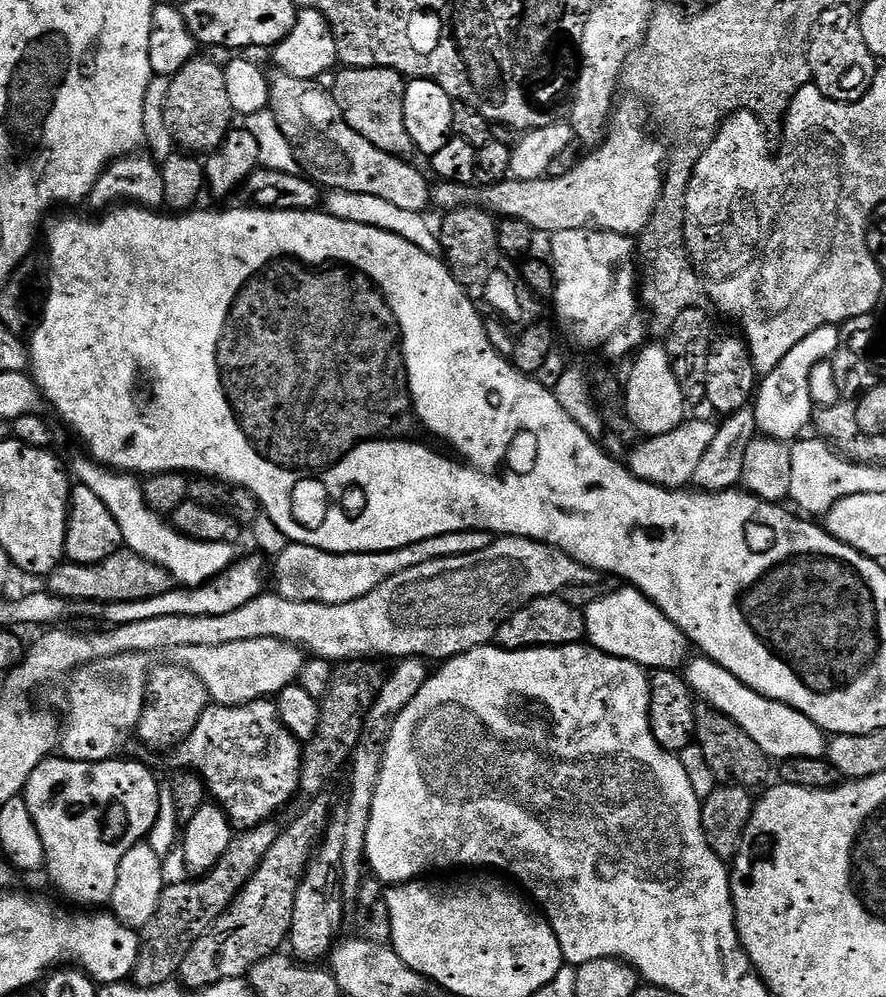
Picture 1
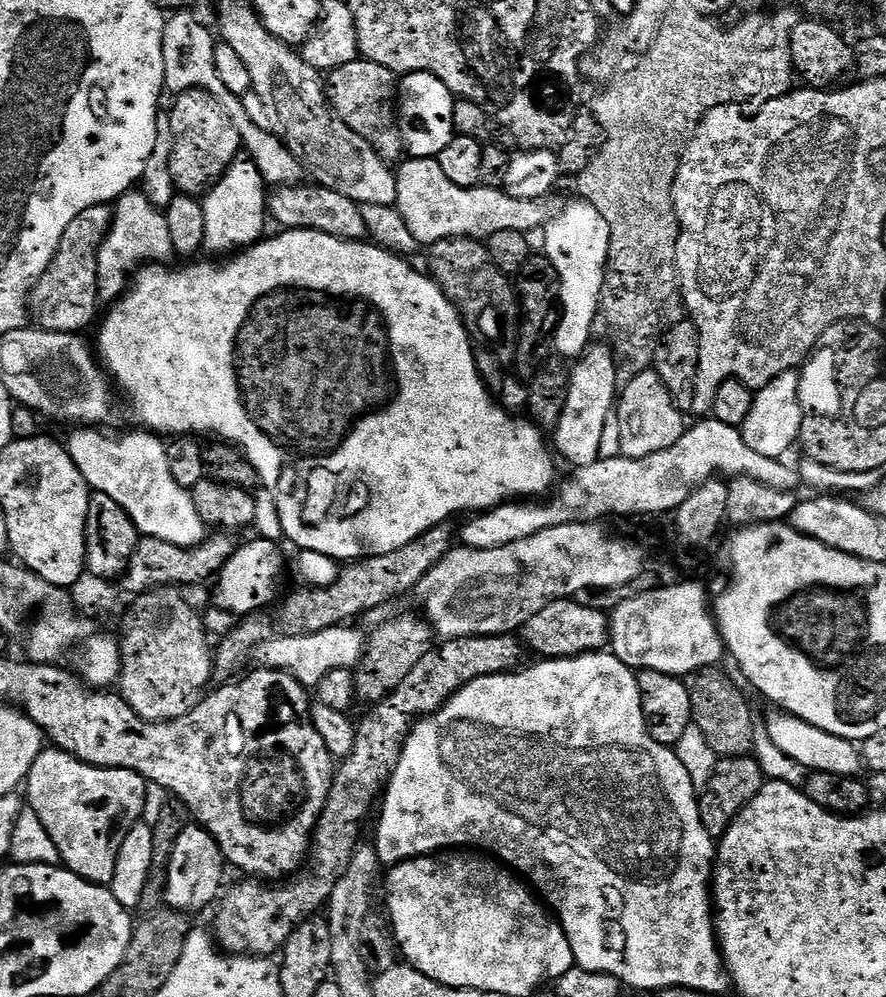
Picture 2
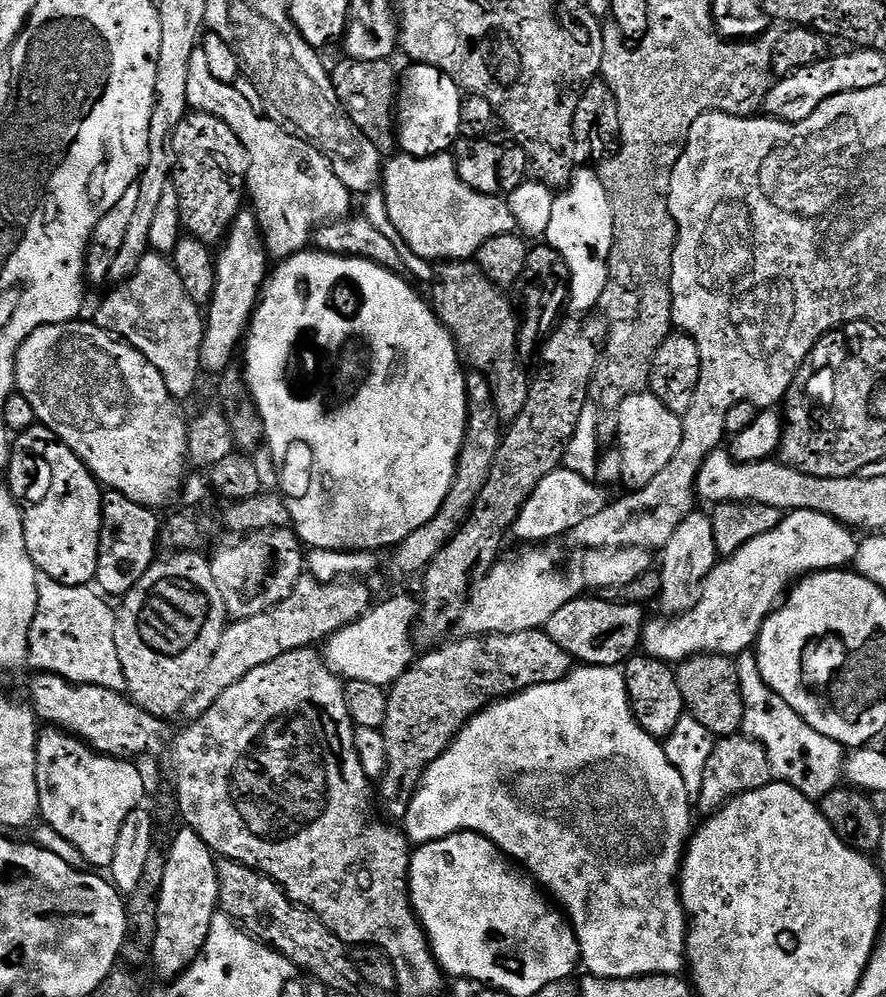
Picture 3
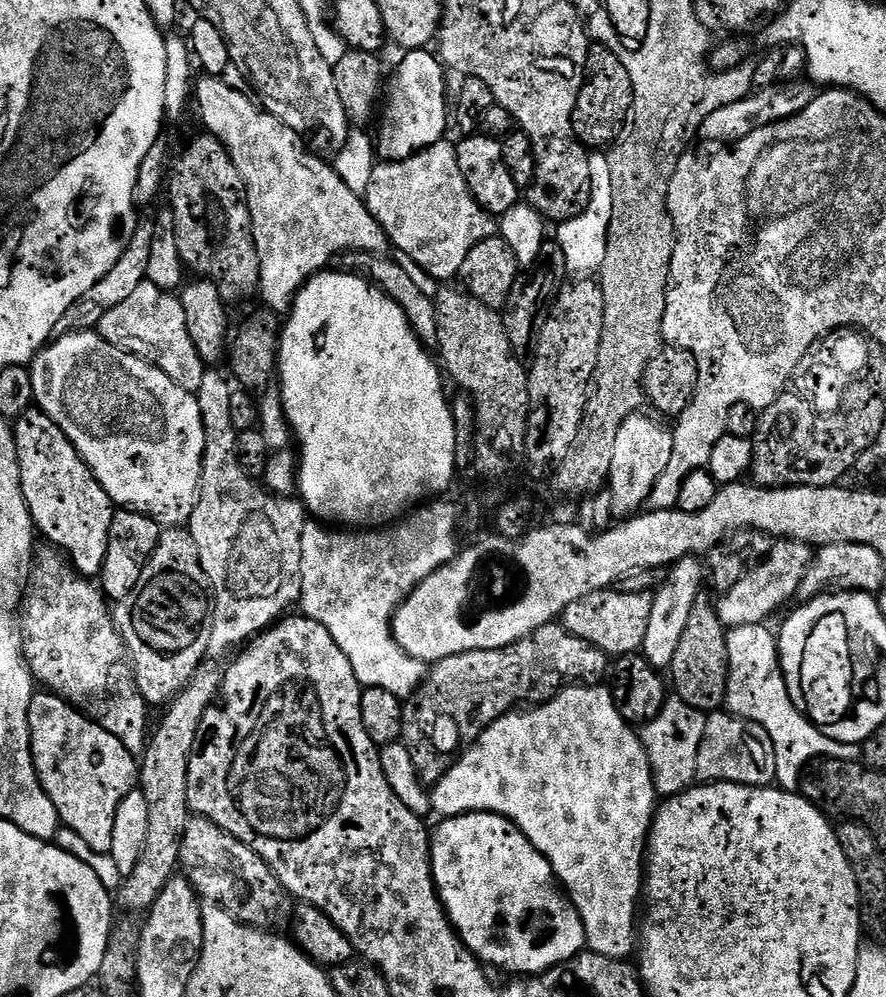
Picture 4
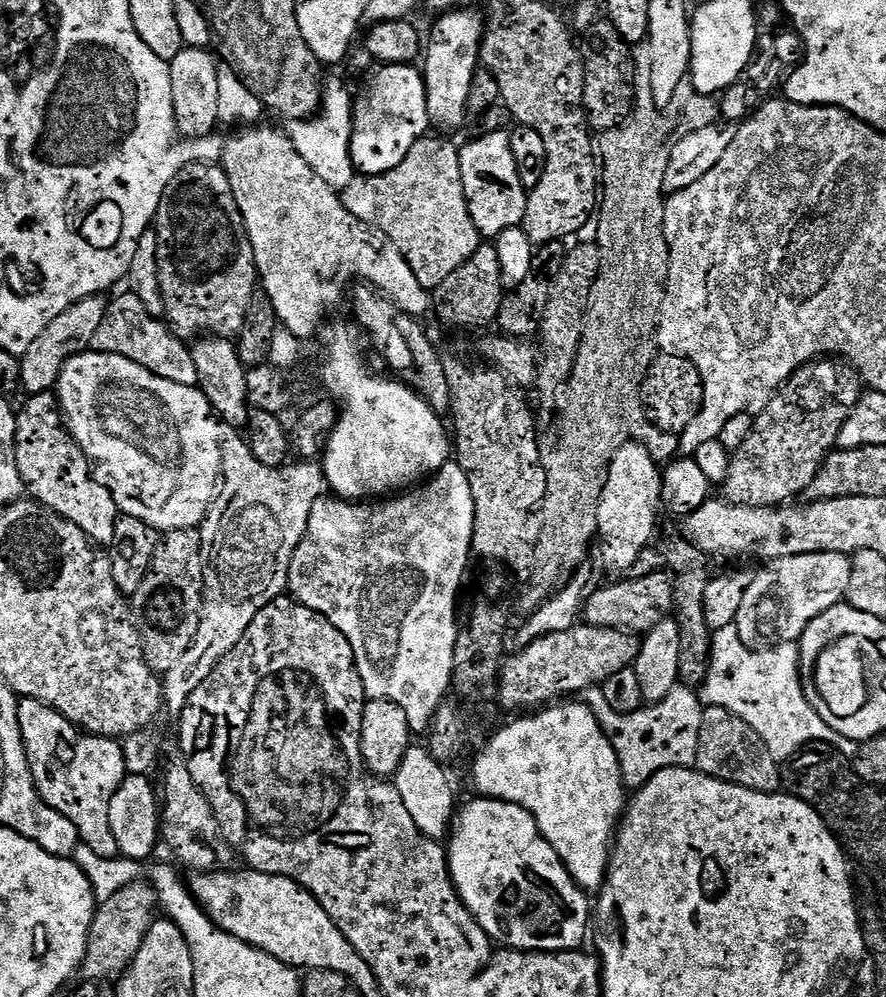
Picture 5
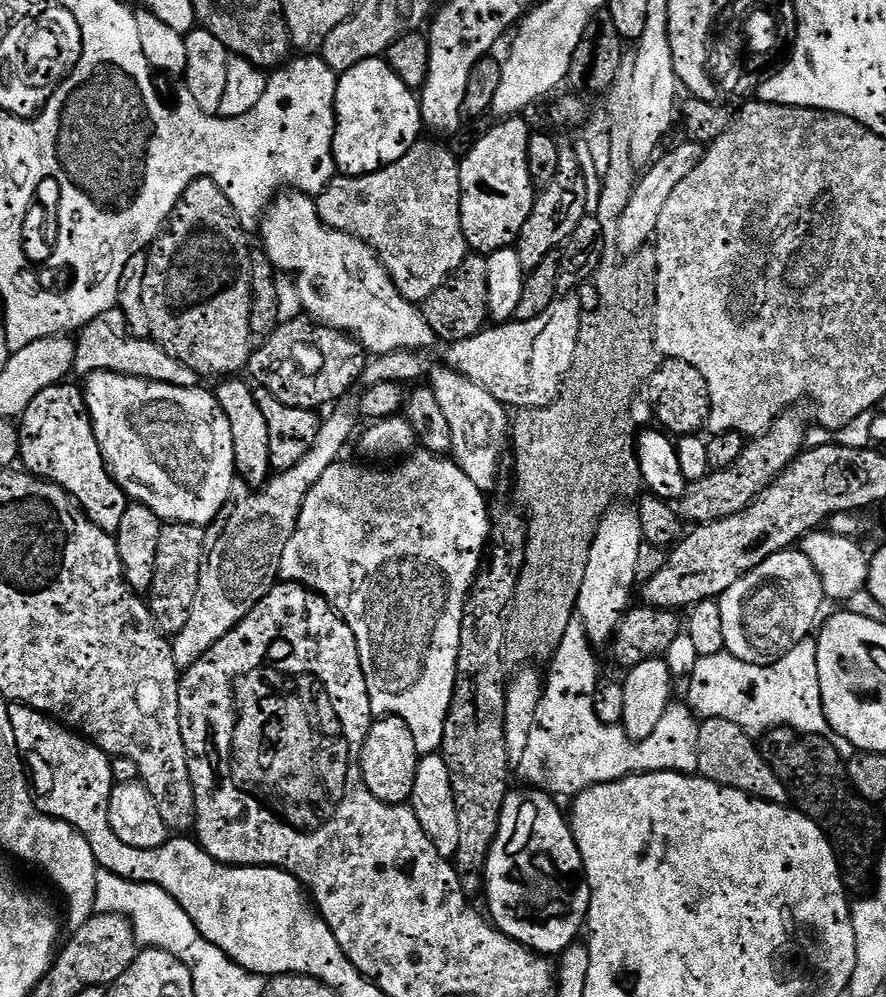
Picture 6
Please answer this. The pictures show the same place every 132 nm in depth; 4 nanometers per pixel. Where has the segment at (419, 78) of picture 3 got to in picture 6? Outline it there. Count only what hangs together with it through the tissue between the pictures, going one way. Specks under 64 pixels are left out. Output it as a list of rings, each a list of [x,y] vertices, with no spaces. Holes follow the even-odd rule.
[[[377,58],[358,62],[358,66],[339,73],[336,94],[336,133],[332,143],[332,157],[336,163],[337,173],[346,176],[365,176],[382,170],[405,156],[418,143],[421,136],[420,101],[417,93],[408,88],[406,82],[398,78],[398,74],[394,74],[387,59]]]

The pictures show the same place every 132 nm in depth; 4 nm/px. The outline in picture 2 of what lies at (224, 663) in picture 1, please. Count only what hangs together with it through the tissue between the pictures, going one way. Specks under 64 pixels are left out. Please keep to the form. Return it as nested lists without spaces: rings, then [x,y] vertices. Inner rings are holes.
[[[341,626],[339,628],[327,628],[318,632],[305,632],[302,636],[289,636],[287,634],[273,635],[272,639],[265,640],[259,648],[256,649],[255,659],[260,659],[259,663],[266,668],[277,668],[280,672],[290,674],[299,684],[305,688],[314,690],[326,674],[330,674],[339,668],[355,669],[360,659],[364,656],[364,645],[366,643],[365,633],[360,633],[356,626]]]

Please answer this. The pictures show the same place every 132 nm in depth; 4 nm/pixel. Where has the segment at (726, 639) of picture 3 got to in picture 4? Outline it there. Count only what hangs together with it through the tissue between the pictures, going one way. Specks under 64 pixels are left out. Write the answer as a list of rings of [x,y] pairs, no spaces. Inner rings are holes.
[[[777,539],[773,543],[767,556],[763,557],[756,565],[749,567],[744,577],[737,582],[729,592],[723,593],[715,601],[716,613],[720,621],[724,623],[725,629],[731,630],[740,626],[750,626],[751,624],[764,624],[767,616],[772,616],[791,596],[795,597],[800,588],[801,581],[804,580],[806,570],[812,565],[814,555],[813,545],[803,544],[797,540]]]

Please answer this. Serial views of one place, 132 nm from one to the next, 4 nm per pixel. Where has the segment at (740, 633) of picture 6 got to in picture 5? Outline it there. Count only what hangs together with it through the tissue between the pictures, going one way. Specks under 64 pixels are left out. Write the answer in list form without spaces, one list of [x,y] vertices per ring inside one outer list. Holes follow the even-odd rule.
[[[815,552],[773,560],[757,571],[742,599],[735,621],[747,648],[763,650],[778,644],[794,644],[801,634],[826,610],[847,597],[852,561],[843,552]]]

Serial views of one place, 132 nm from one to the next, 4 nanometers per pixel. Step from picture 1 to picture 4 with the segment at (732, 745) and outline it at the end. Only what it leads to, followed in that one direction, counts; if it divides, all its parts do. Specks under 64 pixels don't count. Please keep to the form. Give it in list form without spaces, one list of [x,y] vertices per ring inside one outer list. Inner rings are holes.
[[[700,595],[694,610],[690,610],[690,619],[686,630],[682,630],[682,639],[678,641],[678,651],[670,669],[670,688],[675,699],[694,706],[702,713],[714,712],[725,707],[726,686],[728,685],[728,637],[724,623],[718,618],[715,603],[707,595]]]

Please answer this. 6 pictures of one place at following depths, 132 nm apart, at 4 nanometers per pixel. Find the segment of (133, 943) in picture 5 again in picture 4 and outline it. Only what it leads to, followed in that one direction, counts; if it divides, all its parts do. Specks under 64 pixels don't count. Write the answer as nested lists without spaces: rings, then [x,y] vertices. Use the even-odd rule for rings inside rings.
[[[209,666],[201,667],[200,671],[197,672],[196,677],[191,680],[186,687],[184,687],[183,691],[181,691],[176,699],[171,701],[167,705],[166,711],[168,713],[165,714],[164,718],[161,720],[160,725],[155,725],[154,731],[149,735],[147,739],[147,748],[145,749],[142,759],[138,764],[138,788],[139,791],[143,792],[144,797],[146,798],[146,806],[150,806],[150,830],[146,834],[146,846],[142,850],[142,858],[138,862],[138,866],[134,866],[134,870],[129,874],[129,876],[123,877],[122,883],[118,889],[118,904],[125,908],[125,913],[128,914],[136,914],[132,912],[140,912],[140,914],[147,913],[148,909],[154,906],[154,902],[158,898],[158,894],[162,894],[162,890],[168,885],[169,880],[172,879],[173,876],[177,875],[178,865],[180,863],[180,839],[184,837],[184,831],[186,830],[186,826],[188,825],[190,819],[190,809],[188,807],[188,767],[190,766],[190,754],[194,750],[194,746],[196,745],[196,735],[198,734],[198,726],[202,726],[202,718],[206,718],[206,710],[208,708],[213,707],[217,703],[219,694],[220,694],[220,686],[222,683],[222,672],[221,669],[216,668],[208,668]]]

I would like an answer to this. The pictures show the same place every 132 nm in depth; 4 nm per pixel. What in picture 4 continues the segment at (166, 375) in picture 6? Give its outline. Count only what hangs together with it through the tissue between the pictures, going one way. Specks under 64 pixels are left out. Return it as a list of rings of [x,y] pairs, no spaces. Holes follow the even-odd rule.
[[[147,282],[140,284],[126,302],[114,306],[110,314],[100,319],[98,331],[103,340],[110,342],[110,346],[153,364],[187,392],[199,390],[206,365],[190,338],[190,330],[186,330],[186,310],[182,310],[179,295],[163,292]]]

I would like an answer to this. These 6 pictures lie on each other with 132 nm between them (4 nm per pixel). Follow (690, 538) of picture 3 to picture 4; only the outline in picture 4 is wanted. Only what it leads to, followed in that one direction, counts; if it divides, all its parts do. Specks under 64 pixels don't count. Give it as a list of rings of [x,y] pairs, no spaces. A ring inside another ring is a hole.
[[[695,555],[683,556],[678,563],[671,565],[668,580],[656,589],[652,597],[650,622],[646,622],[646,638],[642,654],[658,670],[671,669],[674,654],[678,651],[678,641],[682,639],[682,630],[690,619],[690,610],[694,610],[696,600],[702,595],[700,583],[706,580],[706,568]]]

